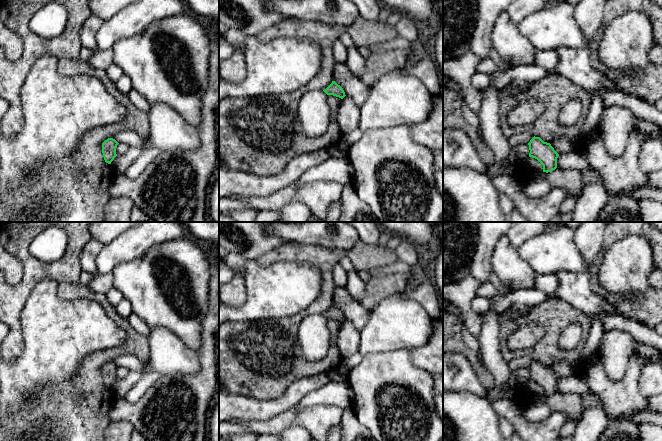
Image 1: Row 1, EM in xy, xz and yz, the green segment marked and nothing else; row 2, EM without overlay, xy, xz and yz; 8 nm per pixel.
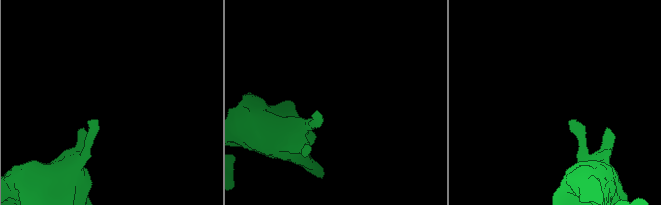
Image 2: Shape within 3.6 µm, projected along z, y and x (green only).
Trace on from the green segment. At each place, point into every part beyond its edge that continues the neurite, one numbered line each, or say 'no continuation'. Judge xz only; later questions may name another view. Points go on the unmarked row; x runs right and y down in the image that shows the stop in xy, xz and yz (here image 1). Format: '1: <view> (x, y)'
1: xz (313, 334)

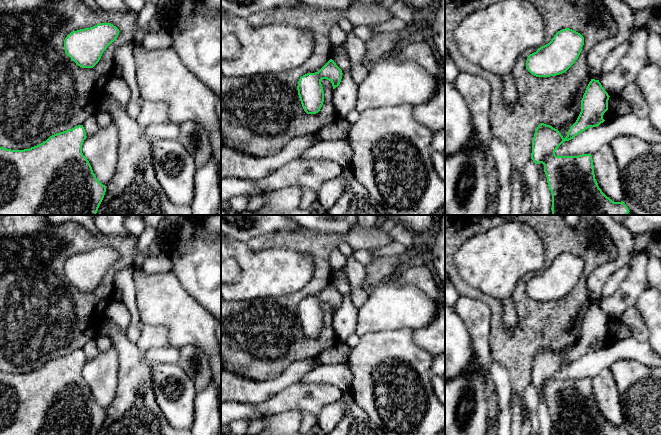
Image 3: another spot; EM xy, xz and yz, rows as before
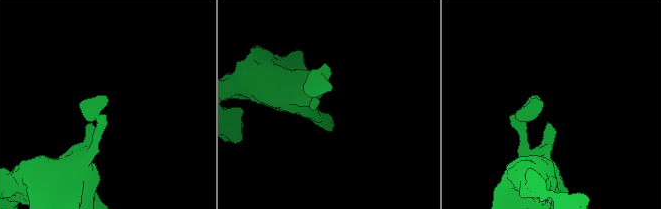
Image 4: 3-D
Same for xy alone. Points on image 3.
no continuation

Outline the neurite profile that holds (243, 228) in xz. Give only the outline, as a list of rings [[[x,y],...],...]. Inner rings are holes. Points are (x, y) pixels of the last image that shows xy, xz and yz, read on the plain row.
[[[221,215],[221,234],[245,243],[258,236],[300,228],[283,215]]]

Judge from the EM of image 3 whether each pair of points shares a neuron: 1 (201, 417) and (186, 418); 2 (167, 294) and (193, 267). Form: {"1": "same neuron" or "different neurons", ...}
{"1": "different neurons", "2": "different neurons"}

